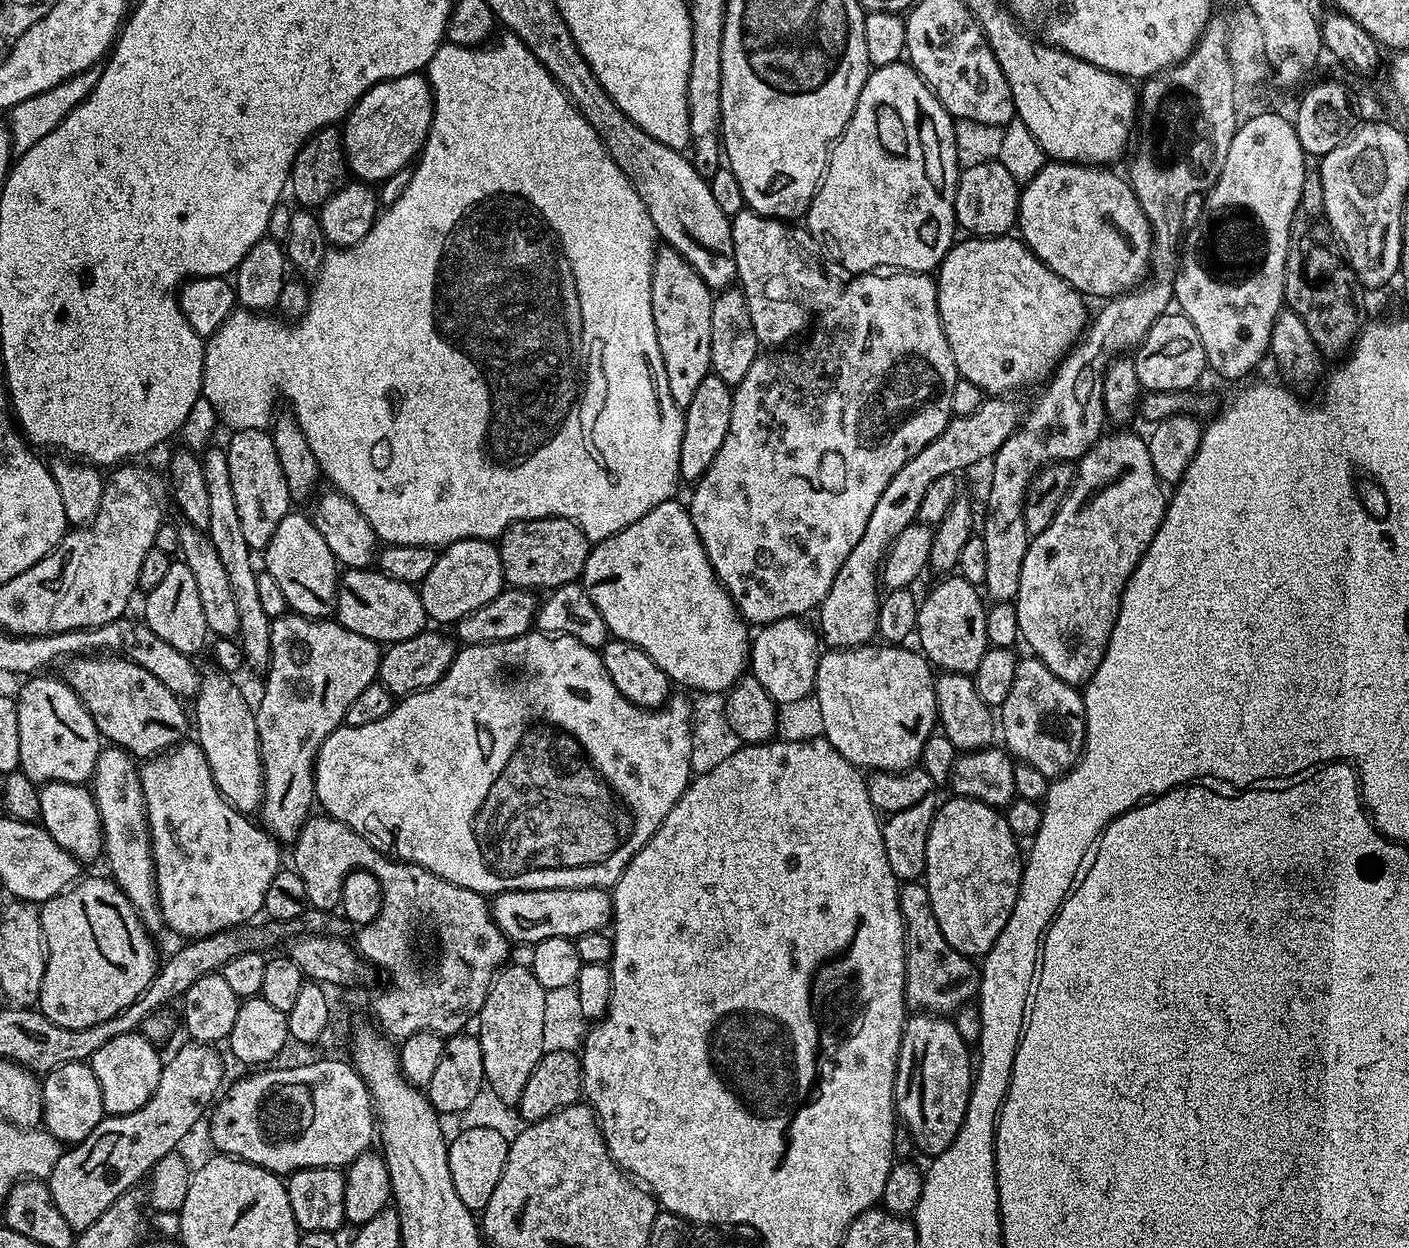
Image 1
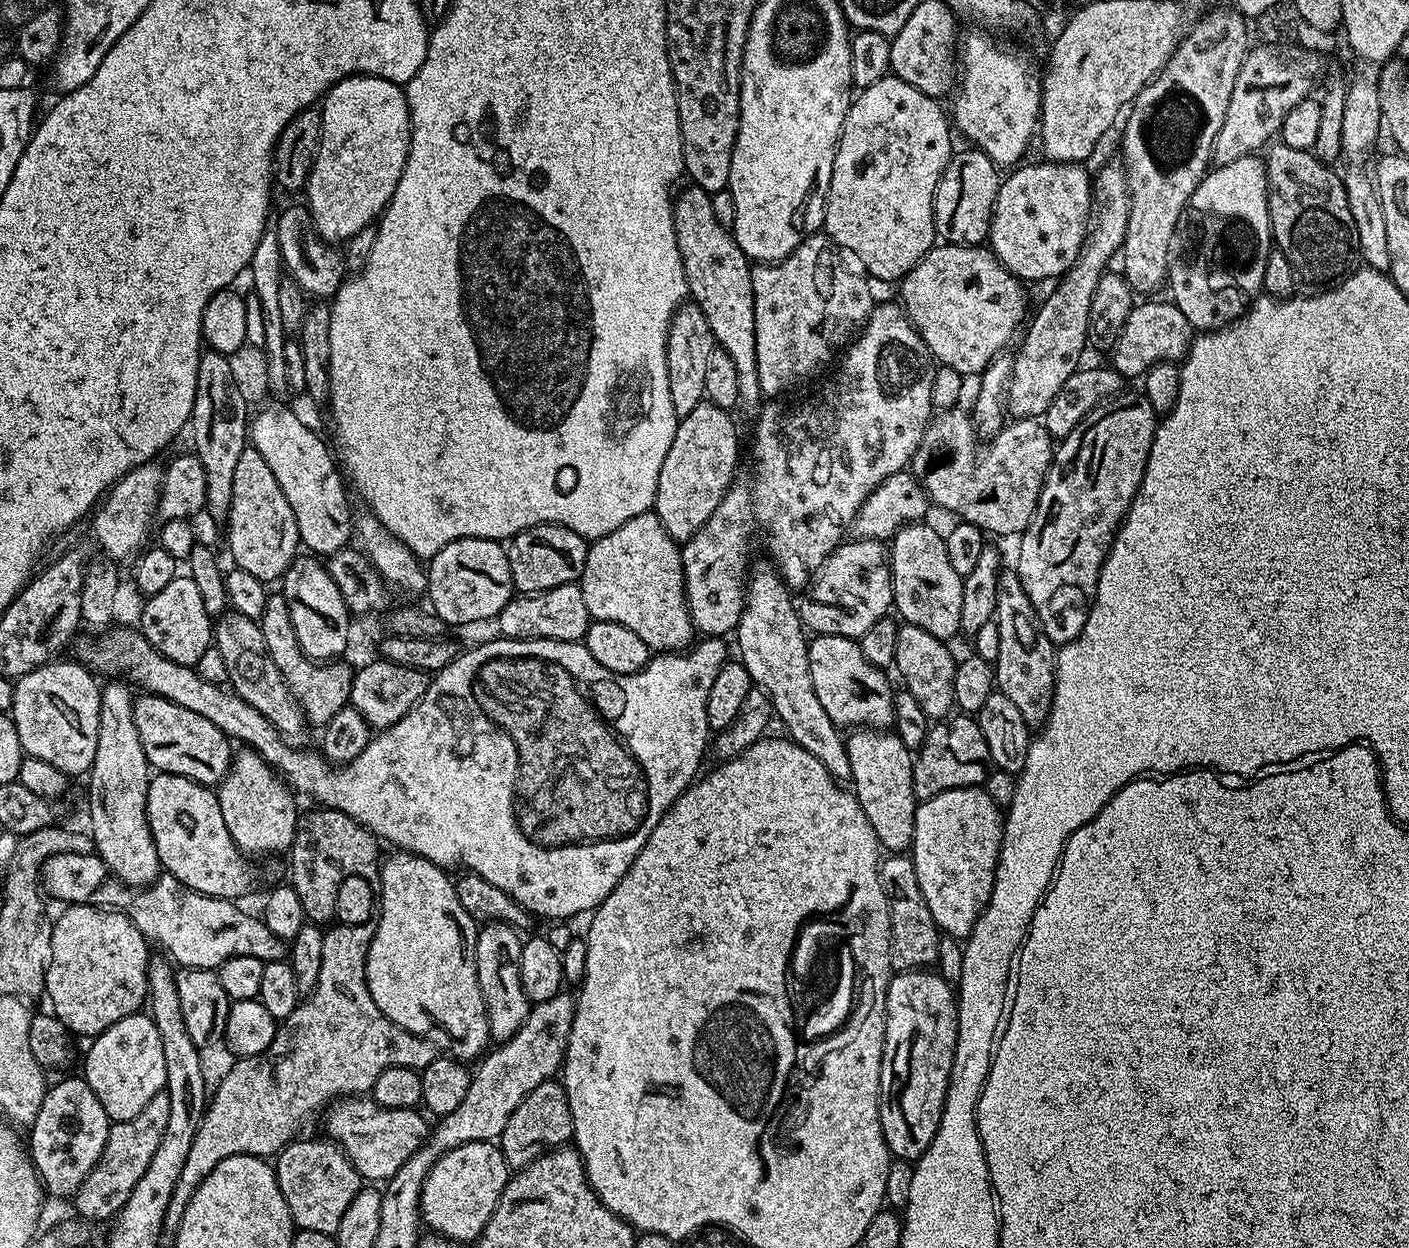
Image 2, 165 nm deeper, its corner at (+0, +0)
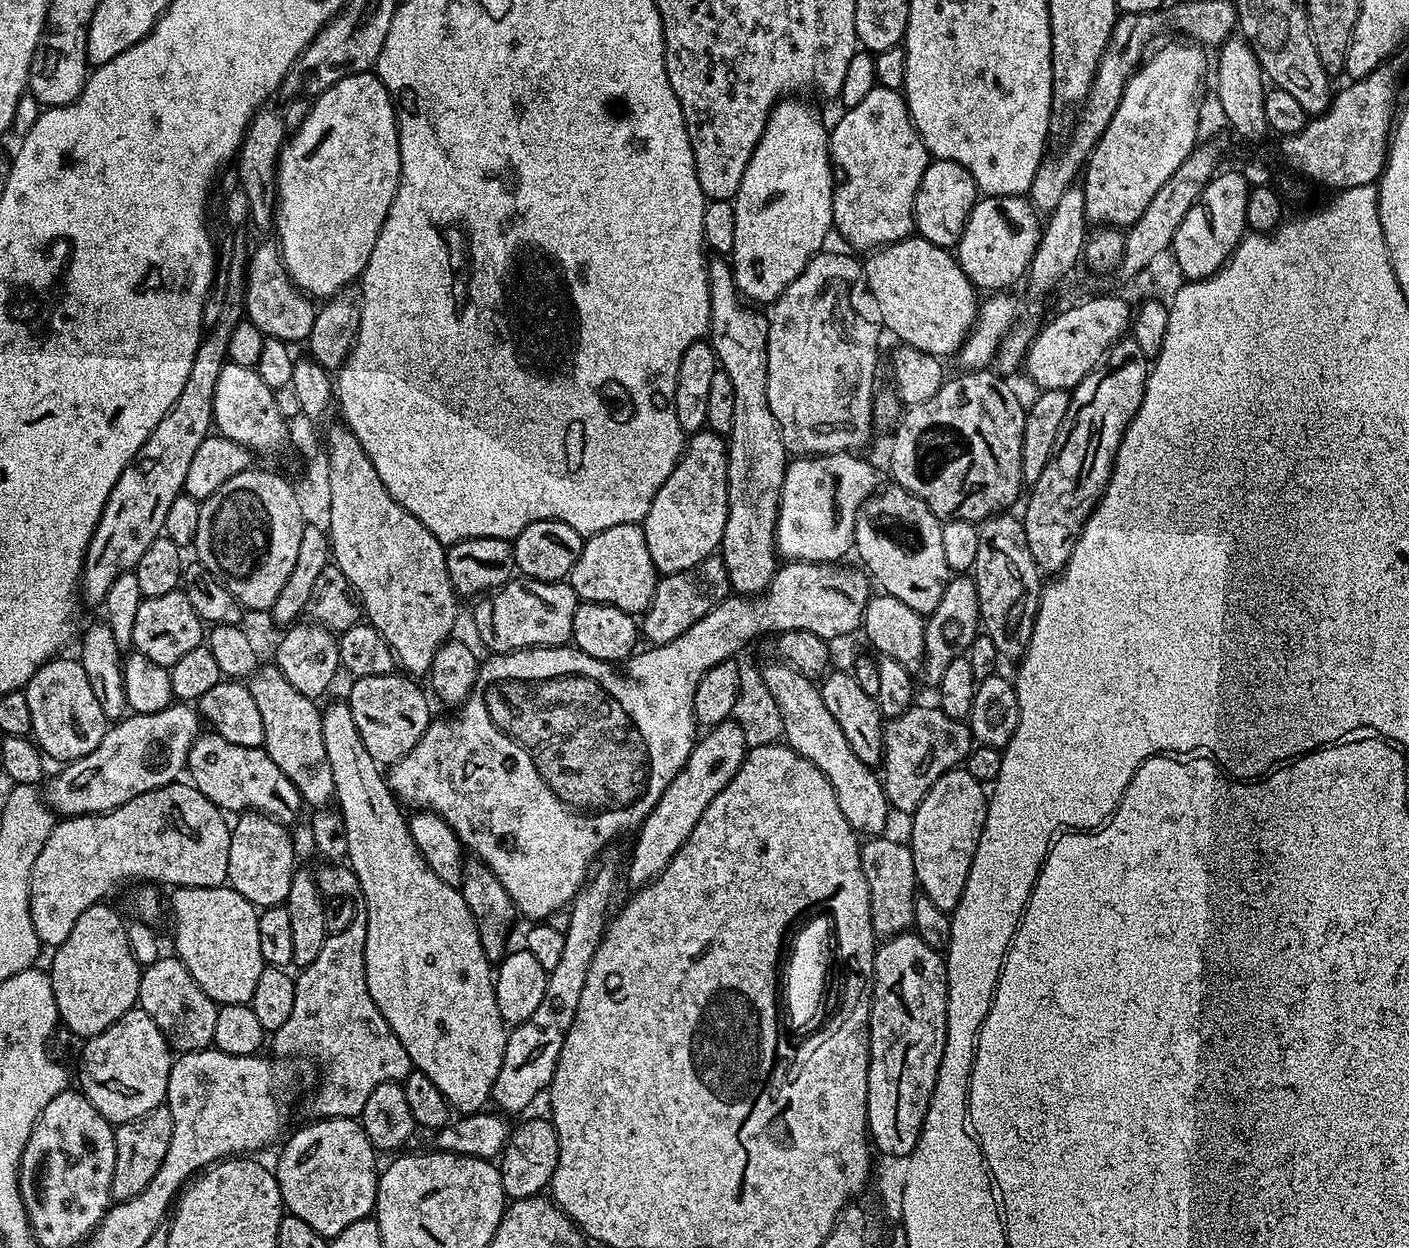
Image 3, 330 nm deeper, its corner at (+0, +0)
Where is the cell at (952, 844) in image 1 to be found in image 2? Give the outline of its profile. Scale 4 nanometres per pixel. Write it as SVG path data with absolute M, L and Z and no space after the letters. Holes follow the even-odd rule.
M983 787L946 790L942 794L934 794L934 798L917 803L910 855L918 874L918 886L922 886L922 898L926 898L926 906L930 906L930 914L934 914L934 922L943 935L966 938L974 930L992 893L992 879L1003 837L1001 805L996 804Z

